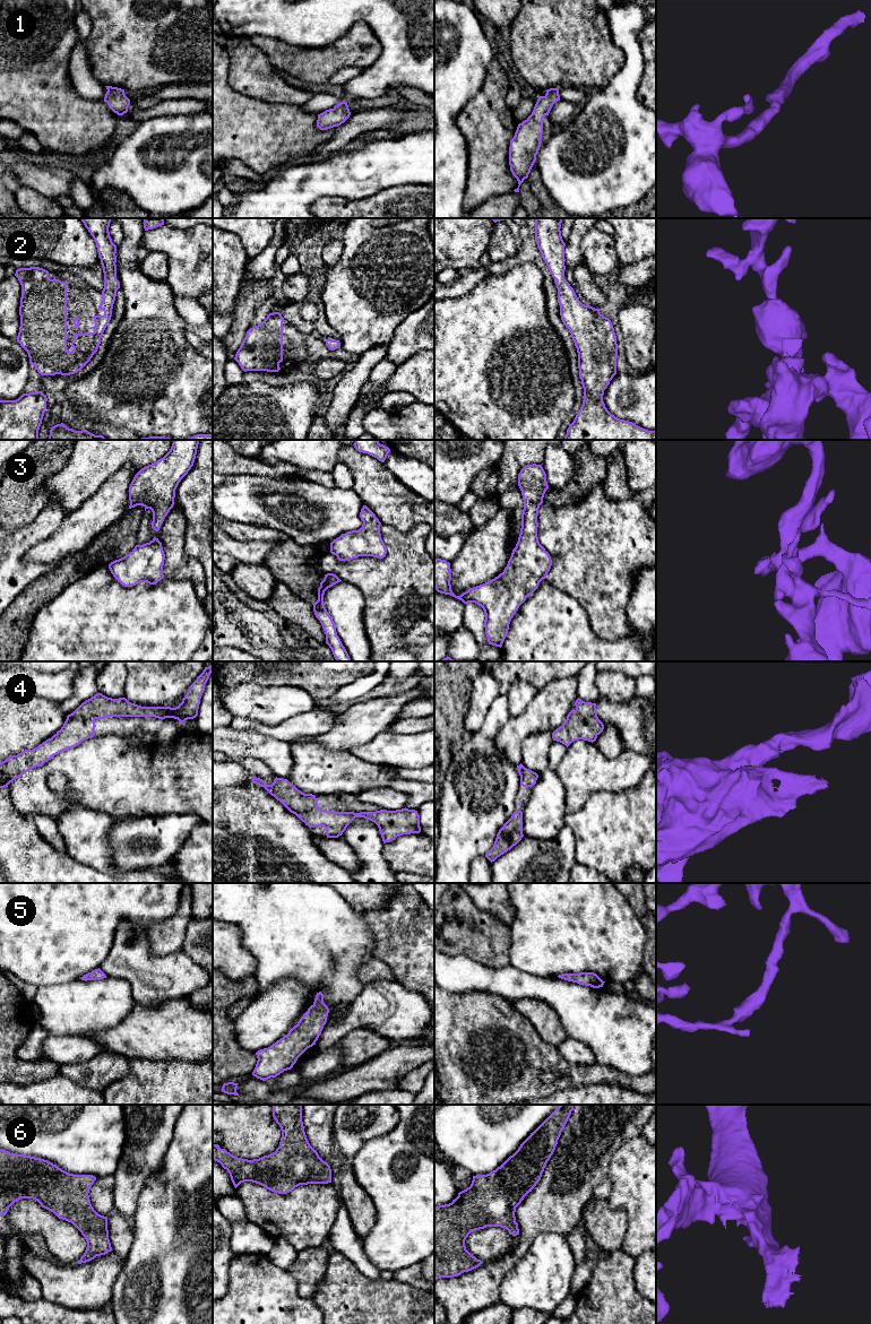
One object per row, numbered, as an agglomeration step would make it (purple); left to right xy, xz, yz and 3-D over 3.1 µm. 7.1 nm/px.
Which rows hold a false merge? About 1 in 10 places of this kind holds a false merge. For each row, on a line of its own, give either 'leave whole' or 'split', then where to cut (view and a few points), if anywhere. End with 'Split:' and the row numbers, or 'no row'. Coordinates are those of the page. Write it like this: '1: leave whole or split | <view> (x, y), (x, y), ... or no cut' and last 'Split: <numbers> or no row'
1: leave whole | no cut
2: leave whole | no cut
3: leave whole | no cut
4: leave whole | no cut
5: leave whole | no cut
6: leave whole | no cut
Split: no row

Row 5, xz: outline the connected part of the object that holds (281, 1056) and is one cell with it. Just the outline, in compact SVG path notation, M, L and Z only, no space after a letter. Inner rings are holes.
M319 992L313 1004L286 1036L270 1047L256 1053L258 1061L252 1075L265 1081L291 1070L297 1058L316 1045L327 1022L328 1013L329 1009L324 1003L324 994Z

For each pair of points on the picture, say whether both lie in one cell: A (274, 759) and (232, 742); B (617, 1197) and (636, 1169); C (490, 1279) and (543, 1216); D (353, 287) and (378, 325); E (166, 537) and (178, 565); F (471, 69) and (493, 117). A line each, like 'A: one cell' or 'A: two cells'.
A: one cell
B: one cell
C: one cell
D: one cell
E: one cell
F: two cells

